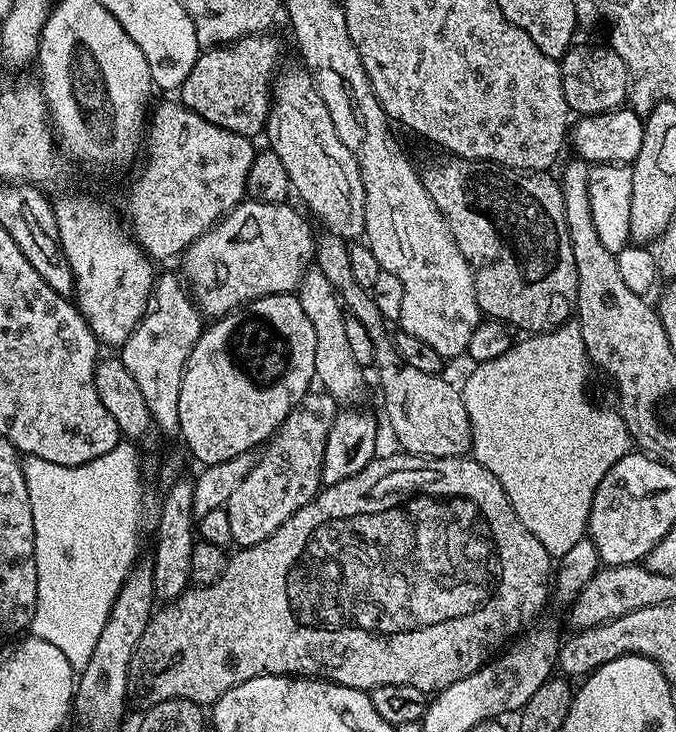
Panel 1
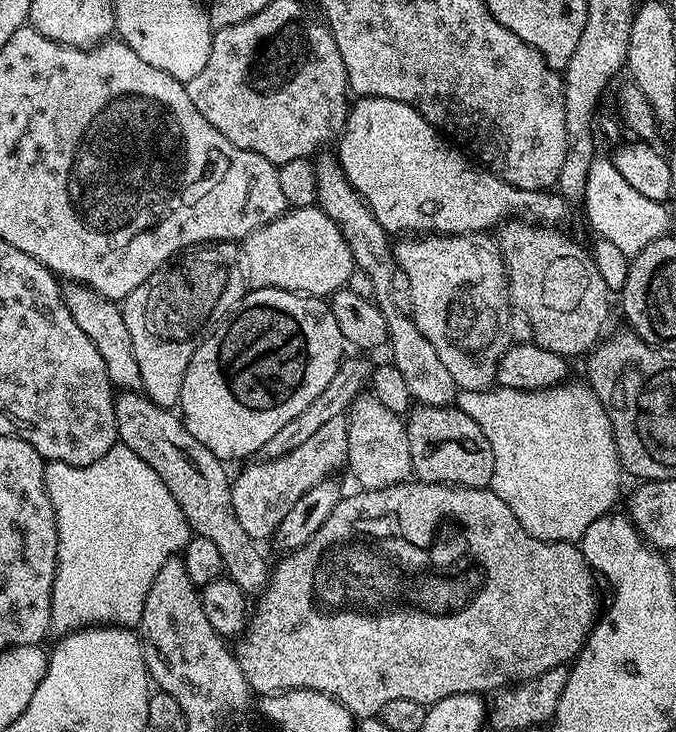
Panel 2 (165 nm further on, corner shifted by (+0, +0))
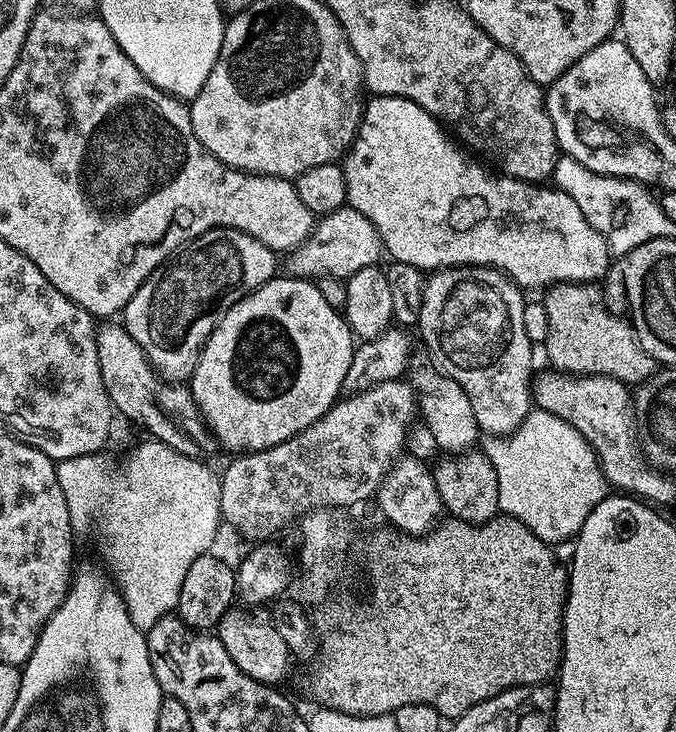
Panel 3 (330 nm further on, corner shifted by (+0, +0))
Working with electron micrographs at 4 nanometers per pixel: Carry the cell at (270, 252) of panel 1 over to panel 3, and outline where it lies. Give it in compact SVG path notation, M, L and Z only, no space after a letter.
M345 206L329 216L323 217L315 225L312 236L305 244L291 253L291 271L300 278L339 276L347 278L358 270L381 263L382 245L378 230L358 210Z

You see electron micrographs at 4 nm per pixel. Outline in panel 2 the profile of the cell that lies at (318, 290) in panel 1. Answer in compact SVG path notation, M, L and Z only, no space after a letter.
M361 394L352 401L346 413L348 422L348 463L347 471L352 471L352 476L357 480L361 489L389 488L395 484L405 483L413 475L412 459L410 458L410 438L405 421L395 416L382 402L376 400L375 395Z

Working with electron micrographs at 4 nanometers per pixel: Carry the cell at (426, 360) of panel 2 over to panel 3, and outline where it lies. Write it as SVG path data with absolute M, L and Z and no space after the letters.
M428 362L411 365L410 383L418 393L418 410L422 415L423 427L434 434L439 451L444 454L471 453L475 449L472 447L475 446L476 439L478 444L482 433L478 426L478 418L474 418L474 406L470 406L470 398L466 398L466 390L462 390L458 382L454 382Z

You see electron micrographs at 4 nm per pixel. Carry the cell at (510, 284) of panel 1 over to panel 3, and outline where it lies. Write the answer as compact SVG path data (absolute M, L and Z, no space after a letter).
M559 284L547 289L542 303L549 319L548 339L542 348L548 351L548 360L557 372L566 372L574 376L609 376L629 386L639 386L657 375L658 365L651 356L641 352L640 345L627 321L617 313L608 311L604 302L604 293L592 284Z

